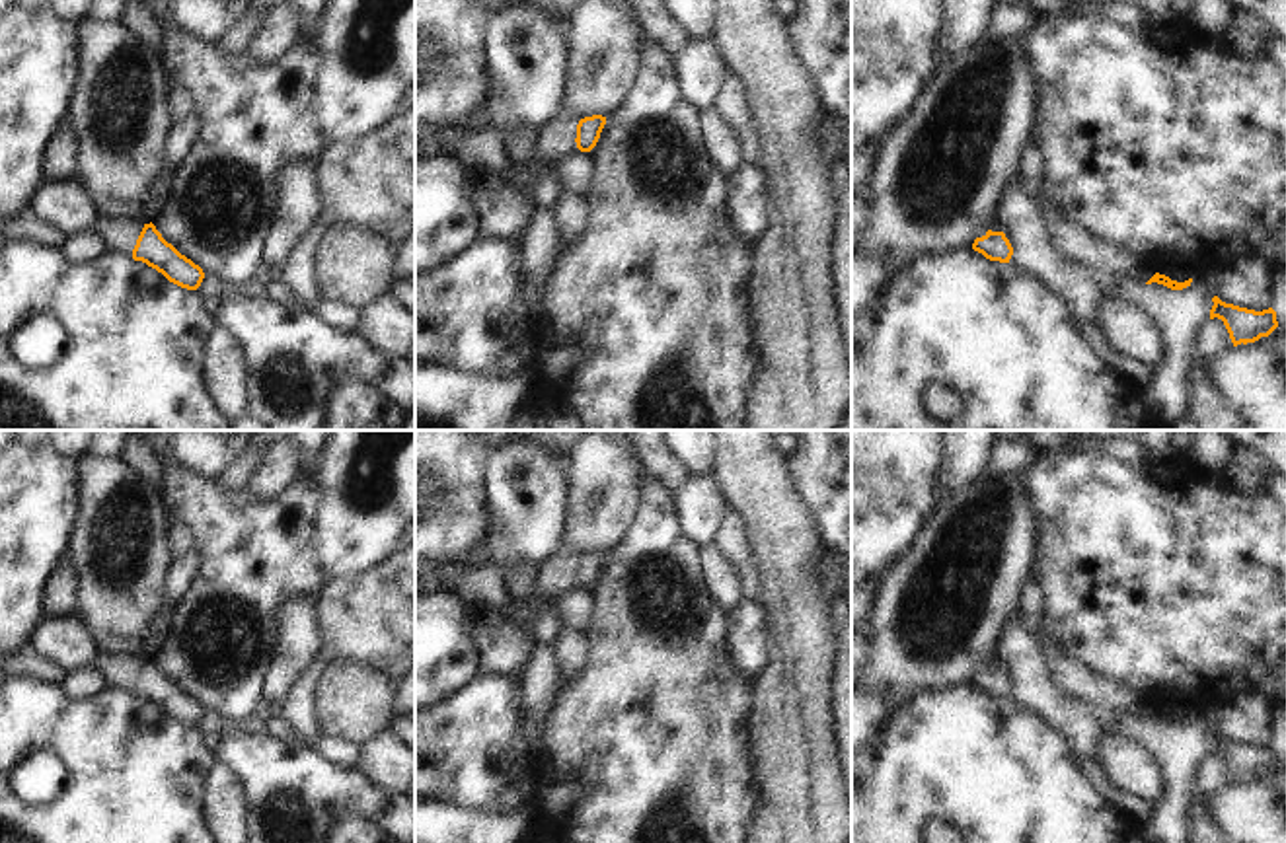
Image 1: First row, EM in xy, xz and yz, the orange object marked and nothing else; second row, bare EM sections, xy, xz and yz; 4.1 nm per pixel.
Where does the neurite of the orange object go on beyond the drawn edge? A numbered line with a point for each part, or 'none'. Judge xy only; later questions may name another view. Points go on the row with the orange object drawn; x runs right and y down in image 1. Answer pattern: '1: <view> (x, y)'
1: xy (119, 234)

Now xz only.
1: xz (556, 139)

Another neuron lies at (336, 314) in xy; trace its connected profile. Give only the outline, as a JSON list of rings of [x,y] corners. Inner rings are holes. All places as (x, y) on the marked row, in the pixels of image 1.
[[[318,300],[312,313],[323,325],[343,333],[355,331],[359,317],[359,310],[341,300]]]

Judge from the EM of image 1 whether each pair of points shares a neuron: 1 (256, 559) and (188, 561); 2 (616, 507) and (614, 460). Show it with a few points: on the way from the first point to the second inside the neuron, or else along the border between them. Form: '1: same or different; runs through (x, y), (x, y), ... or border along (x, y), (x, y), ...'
1: different; border along (195, 548), (199, 565), (189, 586), (176, 602)
2: same; runs through (614, 495), (614, 472)

